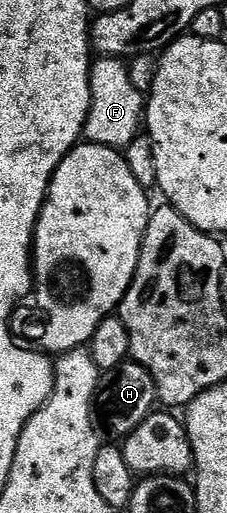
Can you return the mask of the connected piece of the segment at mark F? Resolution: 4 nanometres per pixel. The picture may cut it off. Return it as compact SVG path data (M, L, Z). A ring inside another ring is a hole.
M99 56L90 66L90 114L86 120L85 140L91 145L107 145L125 150L139 136L144 125L144 93L130 78L125 60Z

